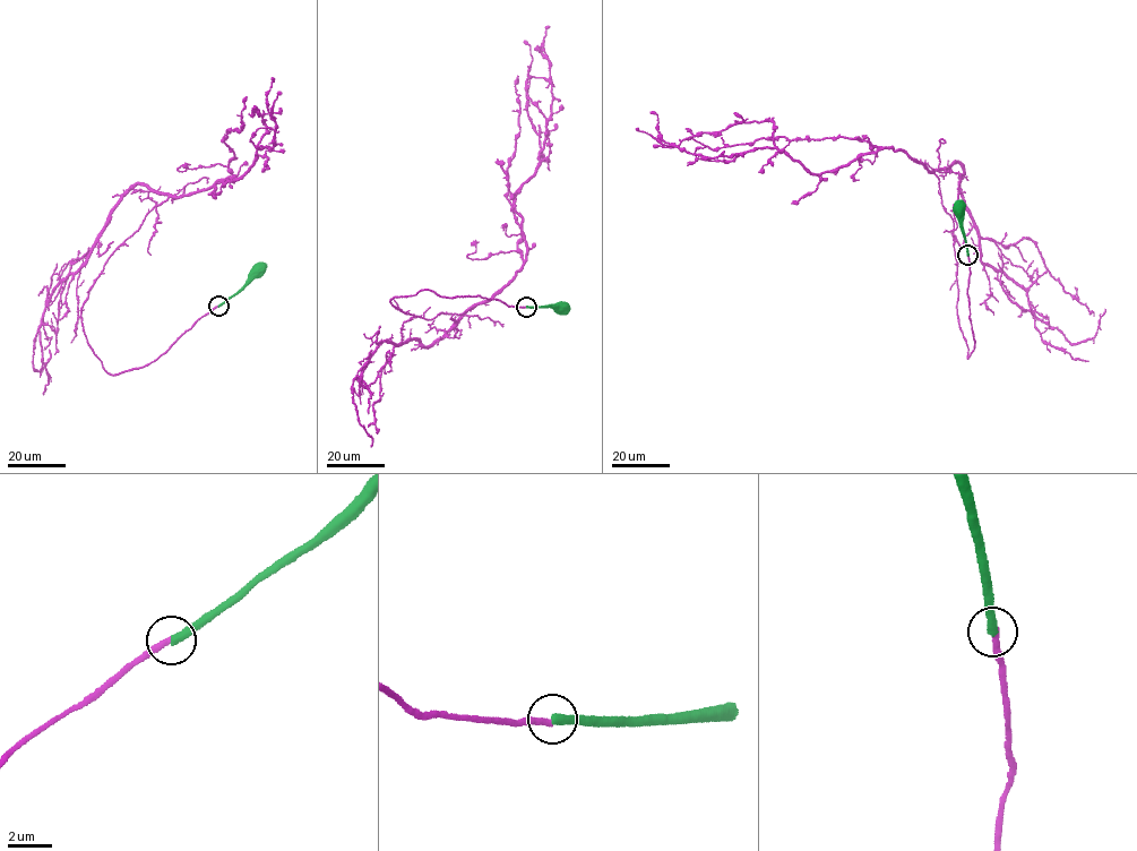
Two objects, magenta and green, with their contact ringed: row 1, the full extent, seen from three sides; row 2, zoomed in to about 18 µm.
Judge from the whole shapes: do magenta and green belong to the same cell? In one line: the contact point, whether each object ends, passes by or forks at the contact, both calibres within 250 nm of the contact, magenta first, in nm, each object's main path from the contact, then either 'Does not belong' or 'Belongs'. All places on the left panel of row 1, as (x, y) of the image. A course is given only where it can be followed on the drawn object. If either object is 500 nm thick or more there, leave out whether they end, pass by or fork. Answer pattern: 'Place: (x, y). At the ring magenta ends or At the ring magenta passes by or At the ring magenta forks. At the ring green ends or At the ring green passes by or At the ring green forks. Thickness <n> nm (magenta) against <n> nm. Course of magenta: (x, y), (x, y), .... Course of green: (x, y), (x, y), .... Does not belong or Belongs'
Place: (218, 306). At the ring magenta ends. At the ring green ends. Thickness 280 nm (magenta) against 400 nm. Course of magenta: (218, 306), (113, 375), (82, 318), (106, 259), (155, 207), (241, 178), (275, 146), (273, 77). Course of green: (218, 306), (235, 294), (258, 269). Does not belong

